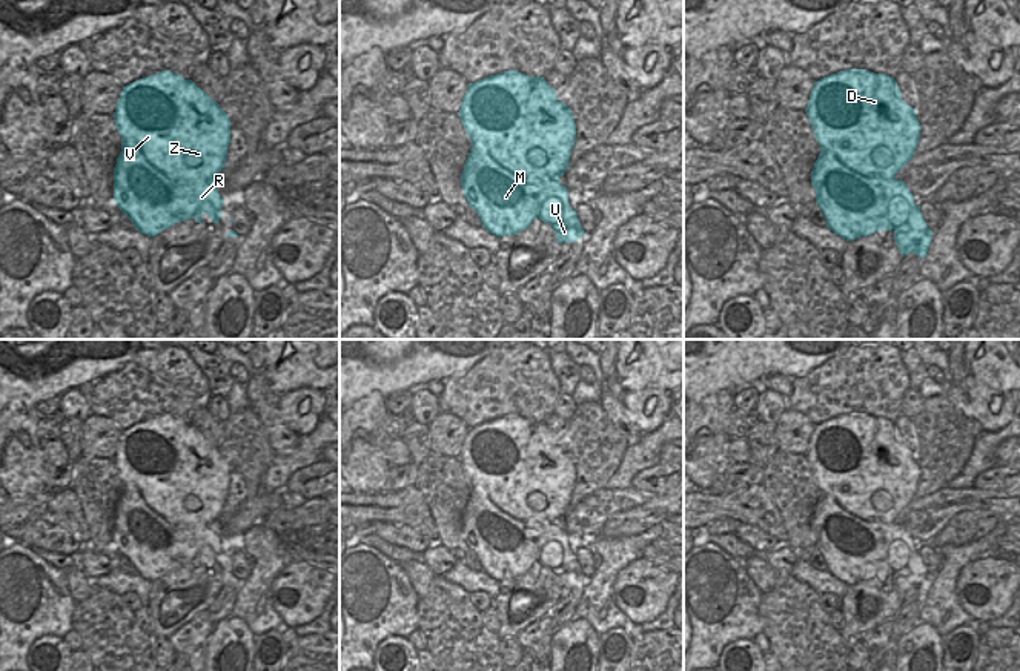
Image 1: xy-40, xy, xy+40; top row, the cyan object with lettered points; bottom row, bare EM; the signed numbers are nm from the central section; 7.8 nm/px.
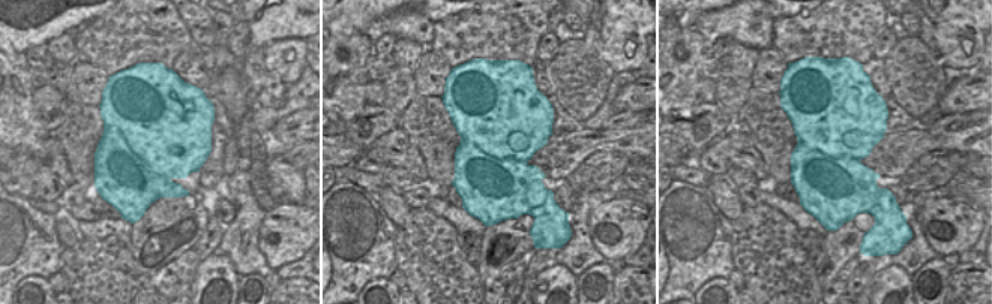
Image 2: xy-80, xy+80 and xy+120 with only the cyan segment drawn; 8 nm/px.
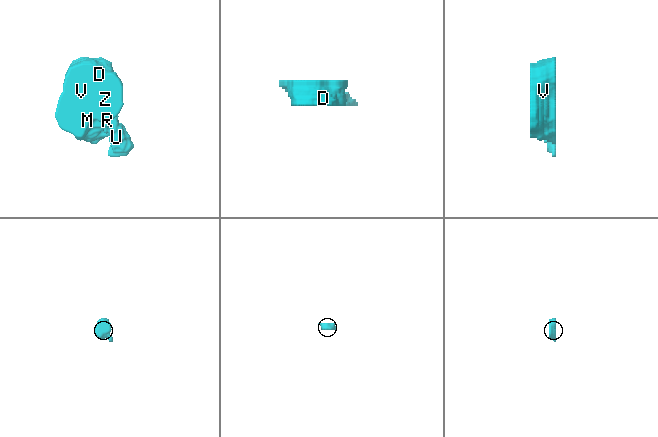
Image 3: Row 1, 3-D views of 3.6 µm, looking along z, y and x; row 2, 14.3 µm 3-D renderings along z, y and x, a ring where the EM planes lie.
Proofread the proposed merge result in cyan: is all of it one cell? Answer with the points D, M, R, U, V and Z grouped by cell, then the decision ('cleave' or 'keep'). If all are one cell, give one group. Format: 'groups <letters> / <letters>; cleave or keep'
groups D V Z / M R U; cleave

